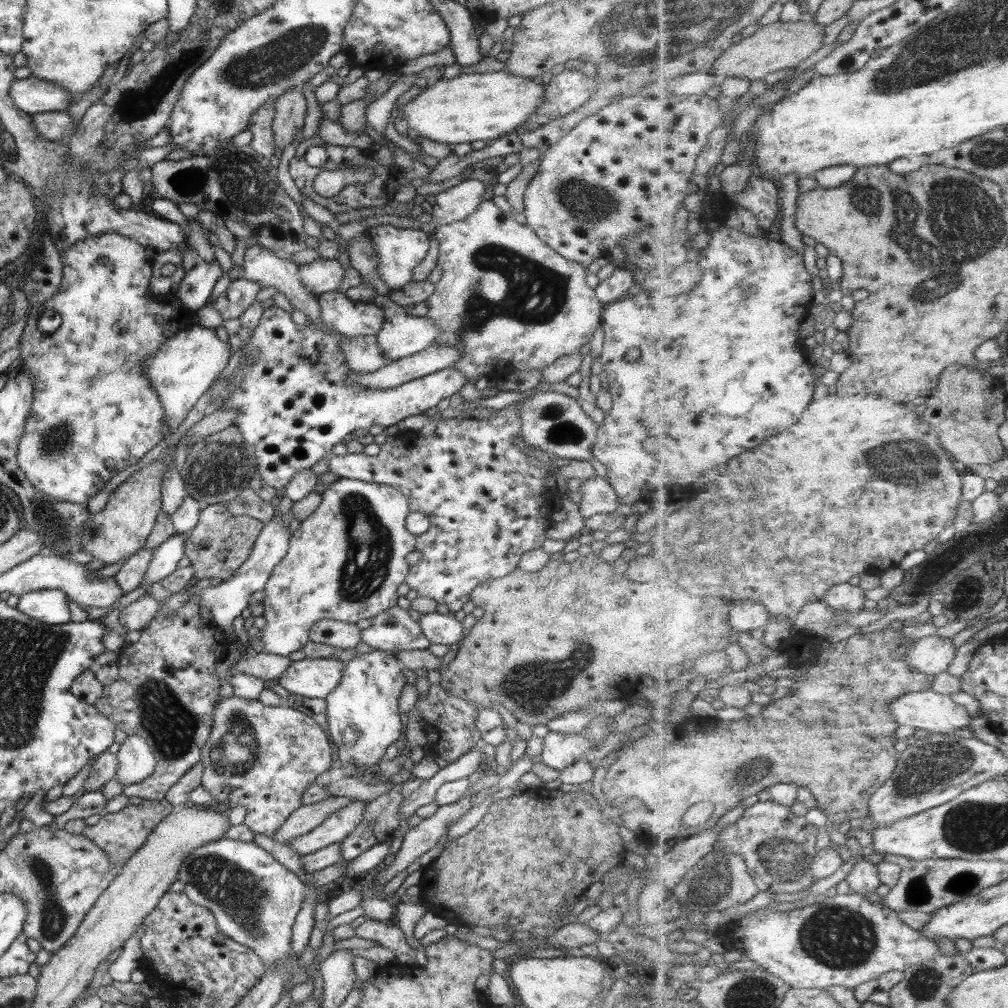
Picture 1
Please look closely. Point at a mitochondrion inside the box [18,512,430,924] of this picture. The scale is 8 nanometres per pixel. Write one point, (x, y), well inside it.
(165, 718)

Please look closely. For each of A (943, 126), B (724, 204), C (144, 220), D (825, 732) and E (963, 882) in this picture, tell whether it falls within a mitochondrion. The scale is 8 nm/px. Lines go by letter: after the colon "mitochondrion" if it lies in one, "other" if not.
A: other
B: other
C: other
D: mitochondrion
E: mitochondrion

